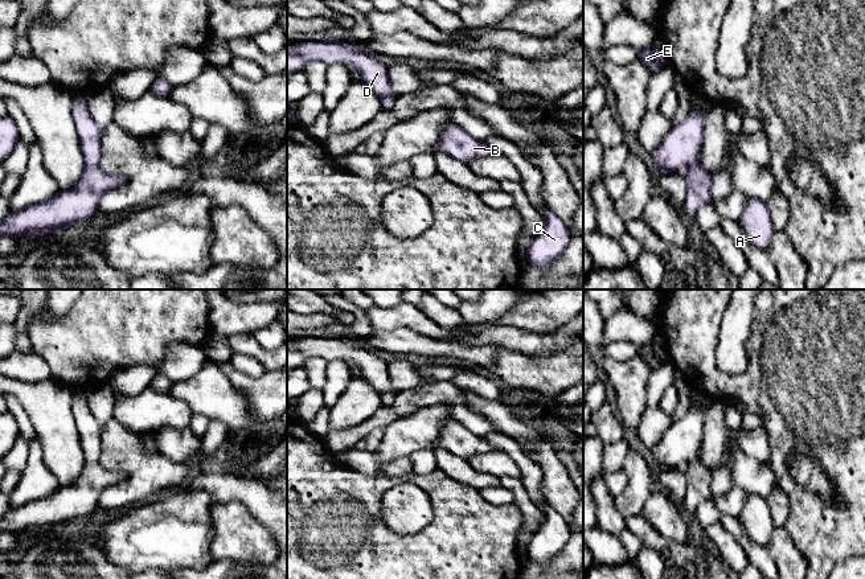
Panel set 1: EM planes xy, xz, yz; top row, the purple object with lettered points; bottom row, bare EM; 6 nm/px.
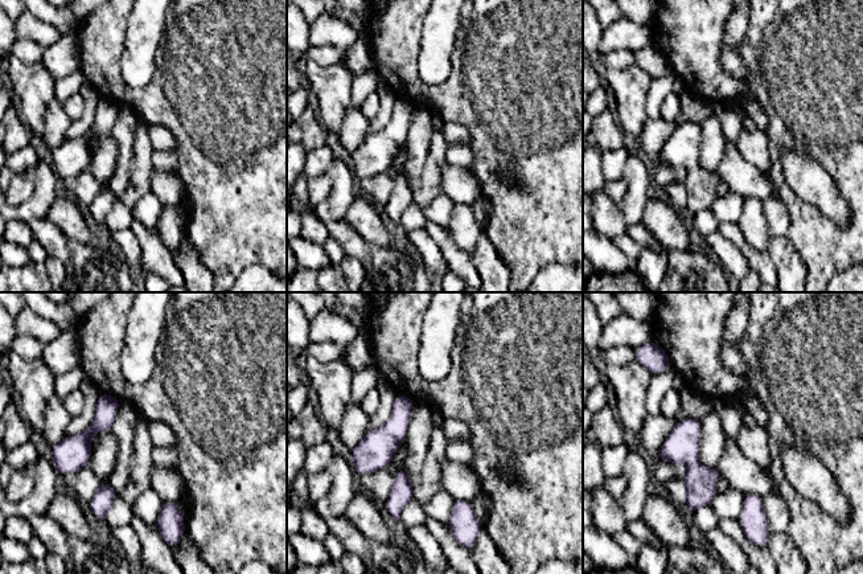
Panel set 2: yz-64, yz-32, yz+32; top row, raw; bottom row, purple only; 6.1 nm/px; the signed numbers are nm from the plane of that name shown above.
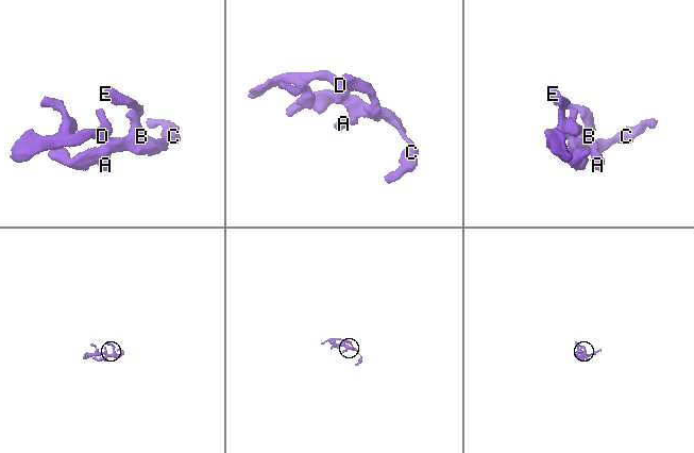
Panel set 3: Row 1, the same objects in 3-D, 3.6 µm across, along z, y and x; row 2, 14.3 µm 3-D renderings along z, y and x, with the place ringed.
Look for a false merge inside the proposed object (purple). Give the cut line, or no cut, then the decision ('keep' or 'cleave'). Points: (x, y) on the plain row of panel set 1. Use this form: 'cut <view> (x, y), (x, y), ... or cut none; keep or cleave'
cut none; keep

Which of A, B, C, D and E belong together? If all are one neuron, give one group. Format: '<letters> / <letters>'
A B C D E

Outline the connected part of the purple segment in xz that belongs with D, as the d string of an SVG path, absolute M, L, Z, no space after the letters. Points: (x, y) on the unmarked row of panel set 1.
M341 337L294 340L287 346L287 375L309 357L353 360L364 379L380 393L382 405L389 407L394 403L397 393L391 389L388 362L373 350Z

